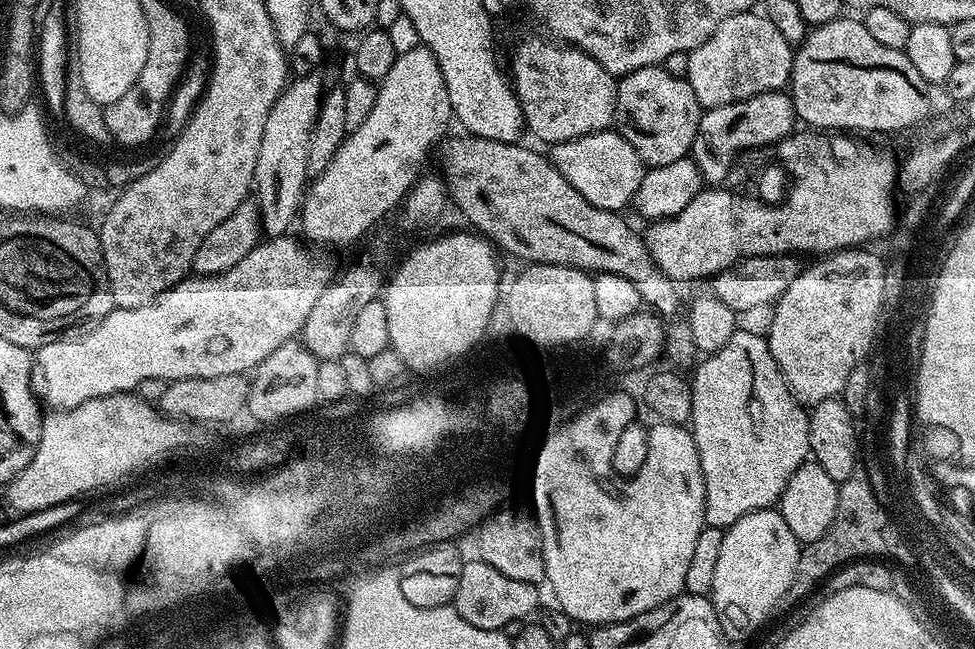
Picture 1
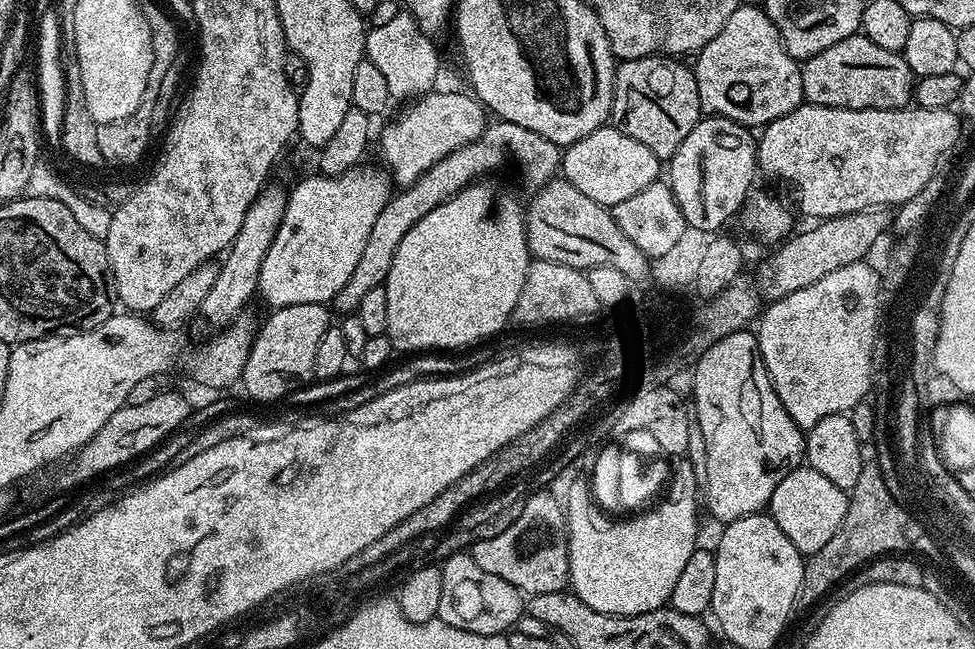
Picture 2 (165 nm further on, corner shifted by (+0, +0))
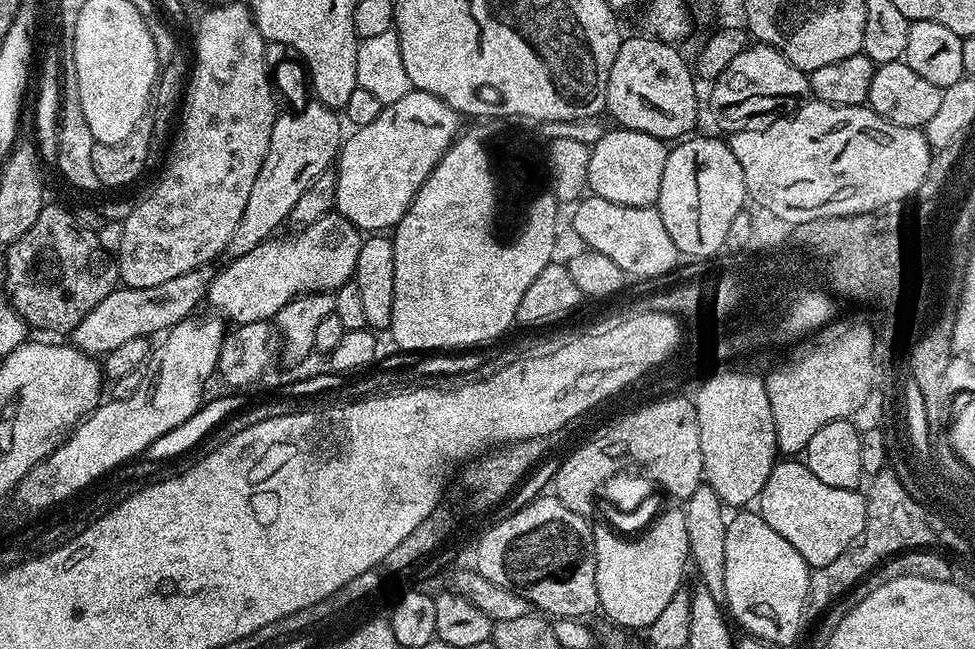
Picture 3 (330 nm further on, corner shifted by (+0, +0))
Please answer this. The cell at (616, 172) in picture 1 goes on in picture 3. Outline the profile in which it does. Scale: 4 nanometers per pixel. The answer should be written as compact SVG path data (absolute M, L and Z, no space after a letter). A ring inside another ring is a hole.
M619 126L605 131L604 136L596 144L591 145L590 168L588 170L587 191L598 198L606 198L606 202L614 202L622 206L642 206L643 208L655 205L660 196L662 186L662 170L666 170L666 158L669 149L665 141L654 138L645 132L630 130Z

